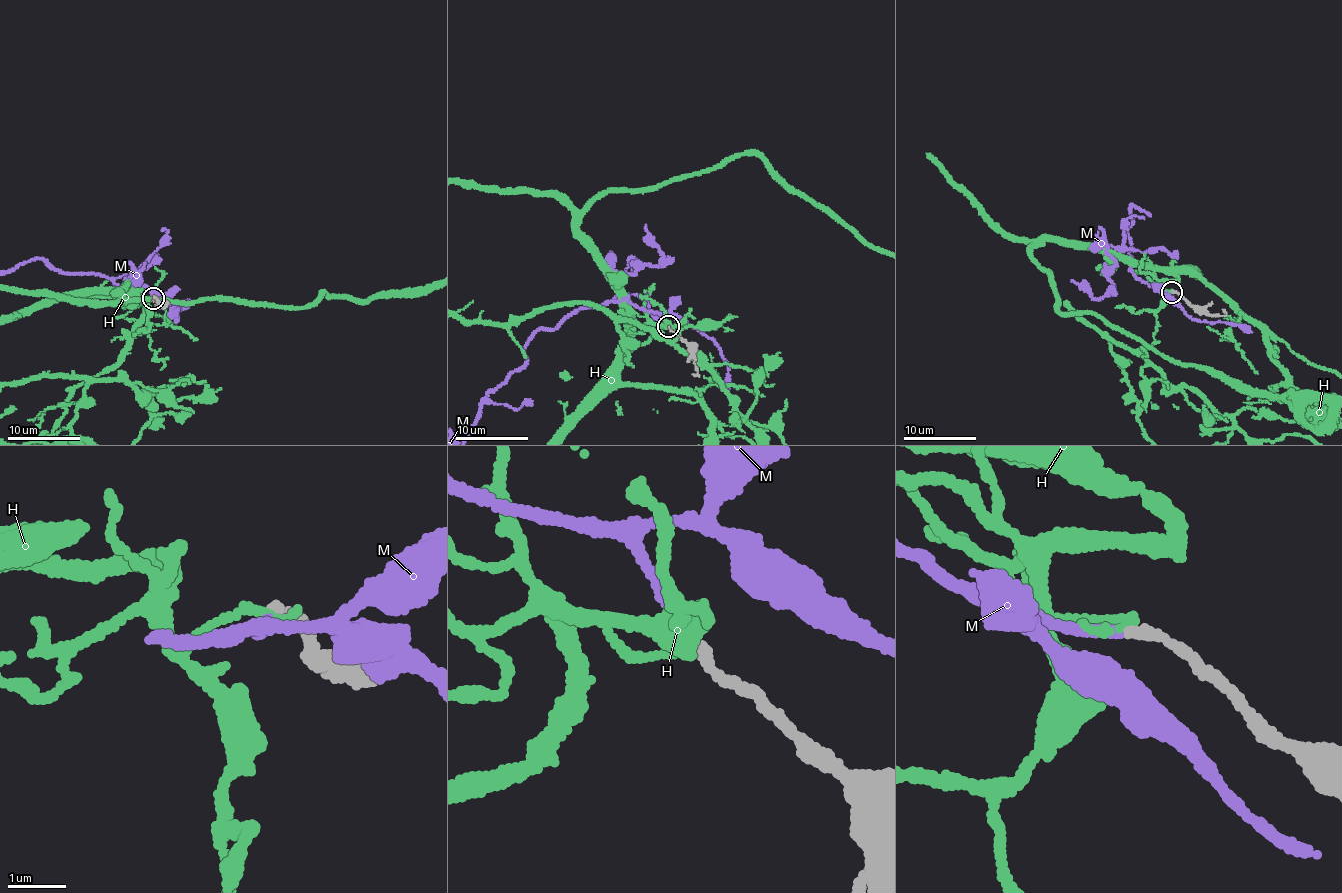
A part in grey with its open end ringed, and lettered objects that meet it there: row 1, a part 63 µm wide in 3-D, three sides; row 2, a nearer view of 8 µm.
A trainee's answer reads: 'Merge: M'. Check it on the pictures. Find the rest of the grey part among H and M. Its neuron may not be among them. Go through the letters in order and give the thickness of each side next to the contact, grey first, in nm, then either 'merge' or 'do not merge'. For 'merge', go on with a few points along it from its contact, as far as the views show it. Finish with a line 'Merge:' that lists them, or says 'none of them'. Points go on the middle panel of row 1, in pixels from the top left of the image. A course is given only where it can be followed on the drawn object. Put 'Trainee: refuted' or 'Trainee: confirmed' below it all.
H: 180/190 nm | do not merge
M: 180/160 nm | merge
Merge: M
Trainee: confirmed

